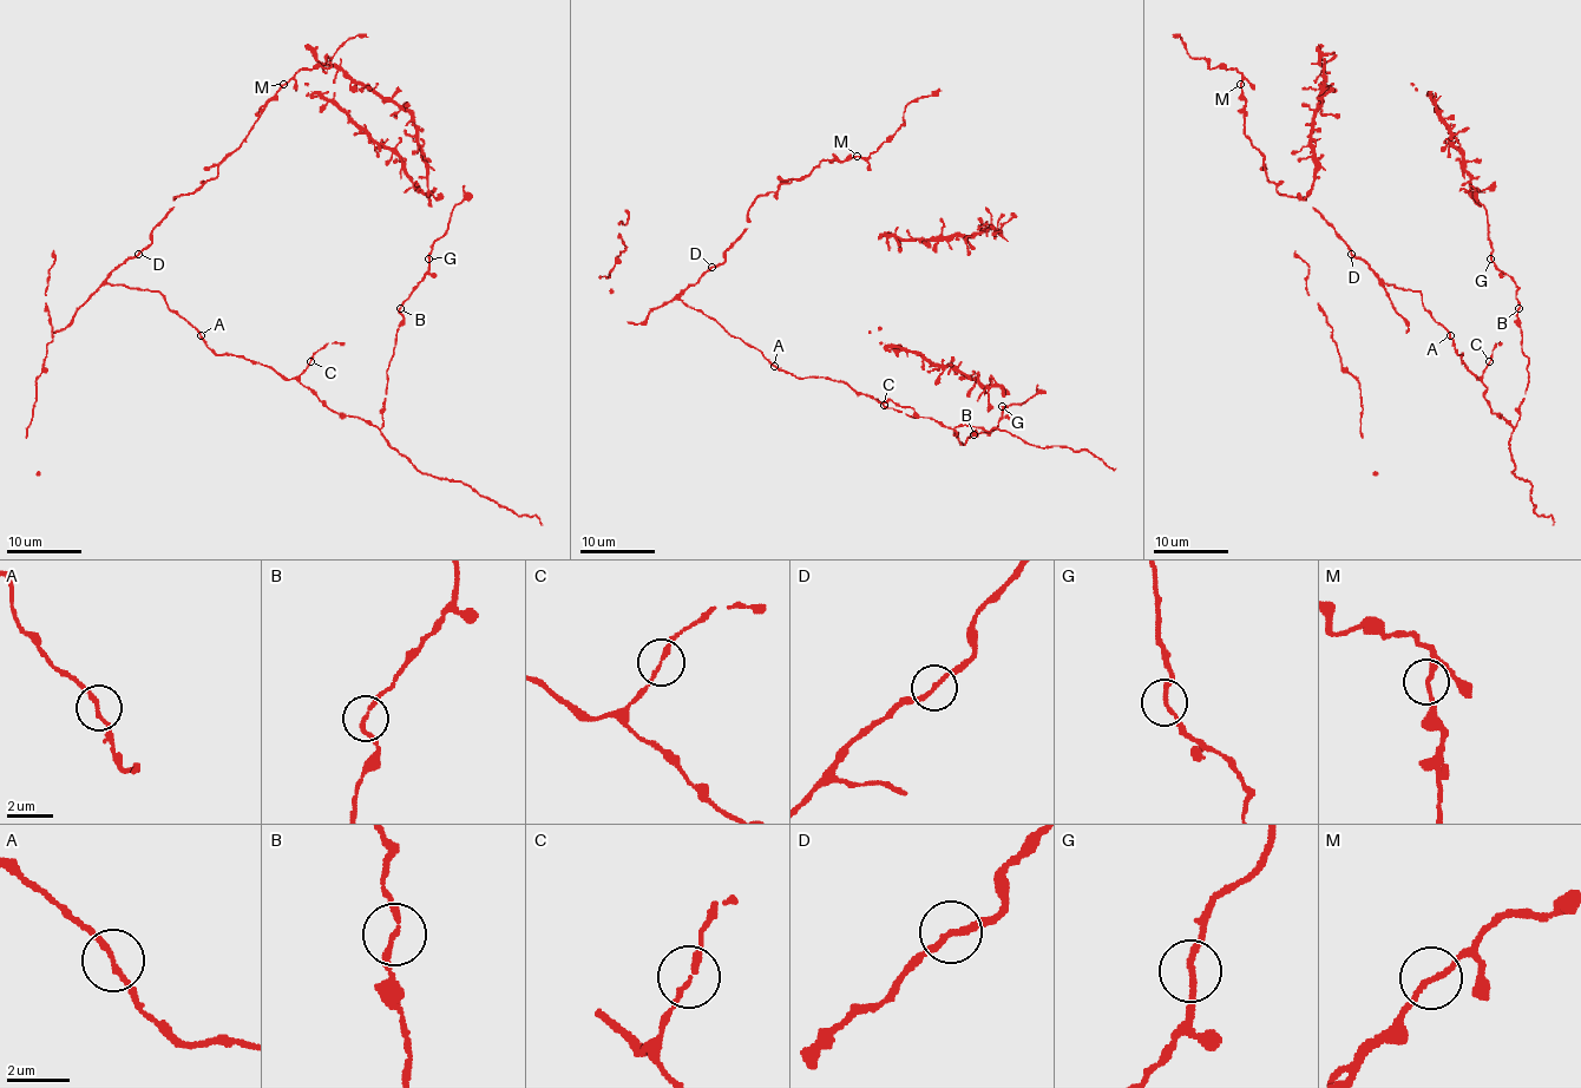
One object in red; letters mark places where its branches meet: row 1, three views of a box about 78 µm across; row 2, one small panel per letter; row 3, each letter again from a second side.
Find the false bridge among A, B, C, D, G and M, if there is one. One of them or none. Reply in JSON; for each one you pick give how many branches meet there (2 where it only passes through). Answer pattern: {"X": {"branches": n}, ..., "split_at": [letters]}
{"split_at": []}

